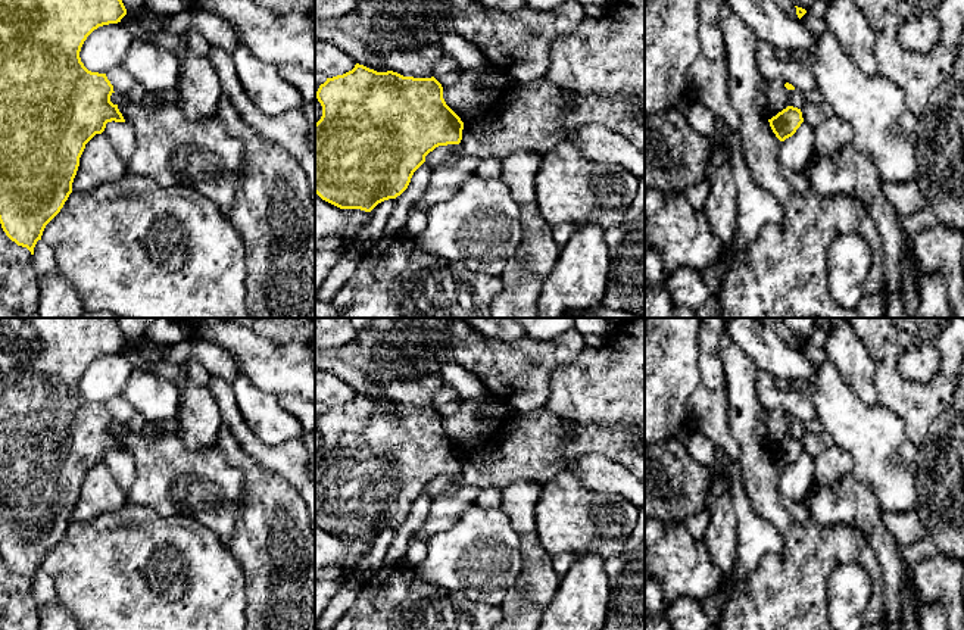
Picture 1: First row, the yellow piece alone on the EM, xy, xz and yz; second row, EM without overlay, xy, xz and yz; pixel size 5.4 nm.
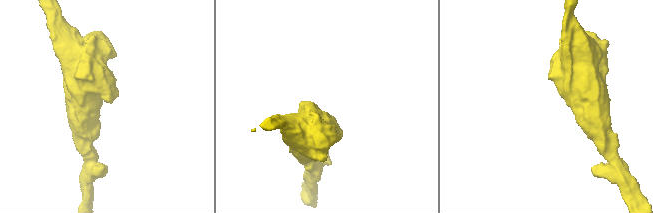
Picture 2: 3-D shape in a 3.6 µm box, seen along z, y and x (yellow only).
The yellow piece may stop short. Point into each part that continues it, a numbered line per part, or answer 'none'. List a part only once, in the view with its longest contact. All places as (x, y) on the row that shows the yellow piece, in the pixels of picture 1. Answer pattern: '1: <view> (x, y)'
none

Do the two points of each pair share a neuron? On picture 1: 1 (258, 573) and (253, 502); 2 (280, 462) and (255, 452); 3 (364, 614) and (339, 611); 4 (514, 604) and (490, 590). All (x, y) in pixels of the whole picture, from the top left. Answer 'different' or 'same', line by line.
1: same
2: same
3: different
4: different

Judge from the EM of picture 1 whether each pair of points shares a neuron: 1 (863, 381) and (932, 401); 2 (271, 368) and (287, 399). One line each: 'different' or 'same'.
1: different
2: different

